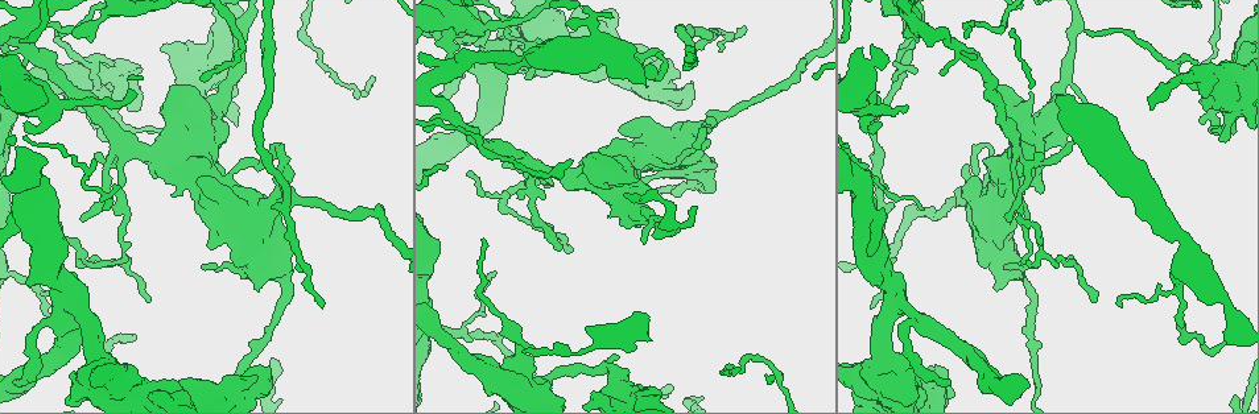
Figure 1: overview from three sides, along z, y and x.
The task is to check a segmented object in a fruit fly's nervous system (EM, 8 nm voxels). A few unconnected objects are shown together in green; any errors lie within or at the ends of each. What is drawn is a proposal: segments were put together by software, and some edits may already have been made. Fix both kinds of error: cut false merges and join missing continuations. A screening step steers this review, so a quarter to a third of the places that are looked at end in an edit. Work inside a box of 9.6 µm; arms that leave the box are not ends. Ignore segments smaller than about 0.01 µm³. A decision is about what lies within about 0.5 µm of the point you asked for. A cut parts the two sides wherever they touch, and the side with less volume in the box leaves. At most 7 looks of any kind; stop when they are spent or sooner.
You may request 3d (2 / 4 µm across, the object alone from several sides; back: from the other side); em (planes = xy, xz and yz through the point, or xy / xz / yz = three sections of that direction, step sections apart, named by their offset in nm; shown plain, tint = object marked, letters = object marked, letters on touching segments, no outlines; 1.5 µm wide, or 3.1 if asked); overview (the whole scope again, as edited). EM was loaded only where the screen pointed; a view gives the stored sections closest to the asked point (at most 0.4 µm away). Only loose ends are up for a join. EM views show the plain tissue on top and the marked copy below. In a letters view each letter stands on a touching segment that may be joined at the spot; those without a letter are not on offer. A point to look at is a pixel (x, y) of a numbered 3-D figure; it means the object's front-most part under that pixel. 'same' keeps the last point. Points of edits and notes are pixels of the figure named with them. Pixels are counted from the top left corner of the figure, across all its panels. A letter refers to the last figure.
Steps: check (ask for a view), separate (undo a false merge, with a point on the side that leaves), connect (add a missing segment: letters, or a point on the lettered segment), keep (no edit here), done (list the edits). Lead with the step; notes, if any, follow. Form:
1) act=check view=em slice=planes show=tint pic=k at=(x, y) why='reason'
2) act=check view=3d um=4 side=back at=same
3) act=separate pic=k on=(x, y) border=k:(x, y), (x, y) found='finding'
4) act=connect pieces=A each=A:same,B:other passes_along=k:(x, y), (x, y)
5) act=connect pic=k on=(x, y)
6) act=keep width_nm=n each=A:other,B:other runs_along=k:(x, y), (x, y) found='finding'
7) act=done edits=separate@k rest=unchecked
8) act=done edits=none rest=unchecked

act=check view=3d um=4 side=back pic=1 at=(36, 286) why='side arm on a straight run'

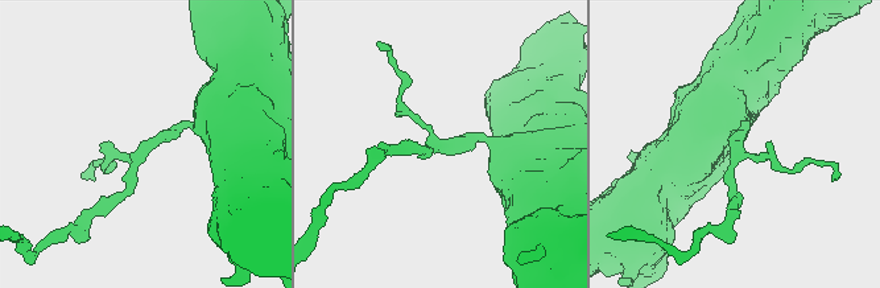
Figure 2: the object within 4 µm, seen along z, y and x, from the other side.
act=check view=em slice=xz step=4 show=letters pic=2 at=(145, 150)

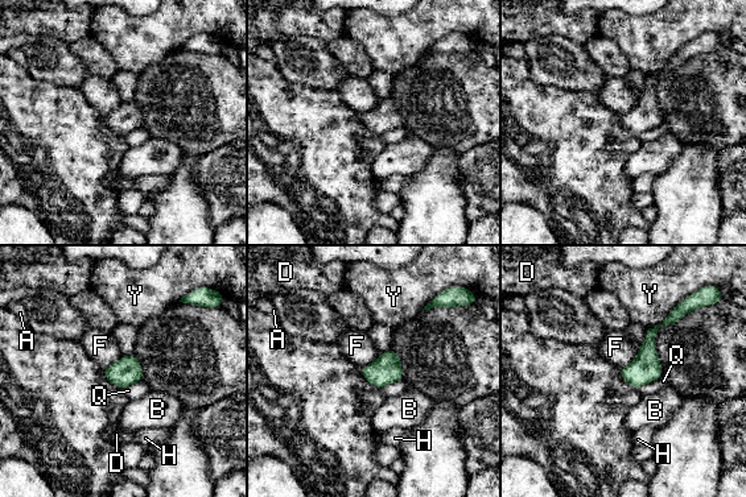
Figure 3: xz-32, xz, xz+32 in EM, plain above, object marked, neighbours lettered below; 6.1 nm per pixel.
act=keep width_nm=170 each=A:other,B:other,D:other,F:other,H:other,Q:other,Y:other border=3:(641, 346), (637, 356), (619, 368) found='continuous, no second neuron'

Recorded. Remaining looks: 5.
act=check view=3d um=4 side=back pic=1 at=(997, 246) why='free end'

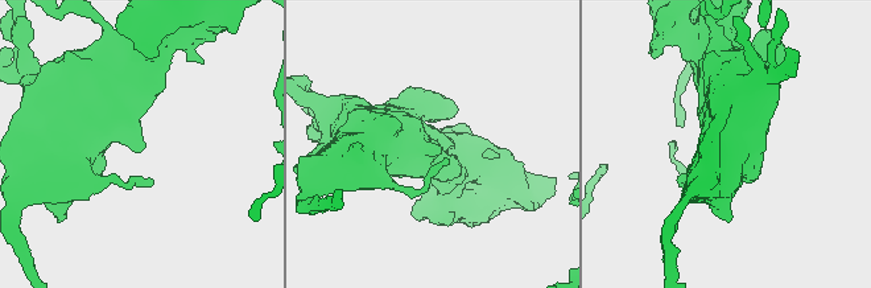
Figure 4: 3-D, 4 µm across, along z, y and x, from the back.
act=check view=em slice=xy step=8 show=letters pic=4 at=(437, 147)

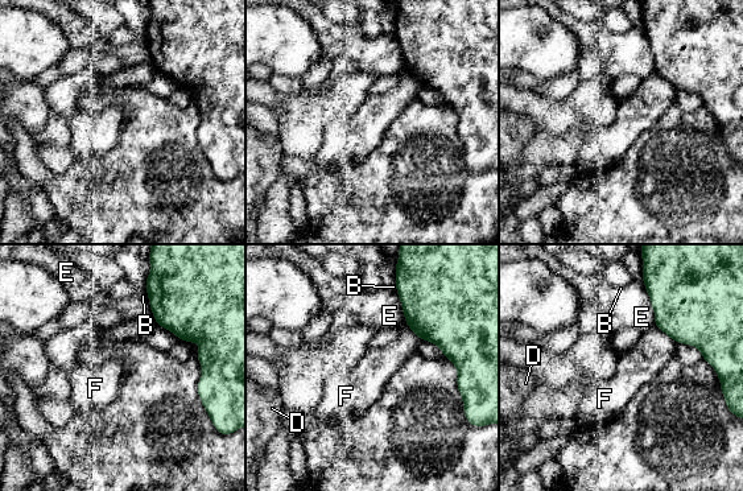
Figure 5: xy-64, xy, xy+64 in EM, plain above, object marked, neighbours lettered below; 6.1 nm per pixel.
act=check view=em slice=planes show=letters at=same

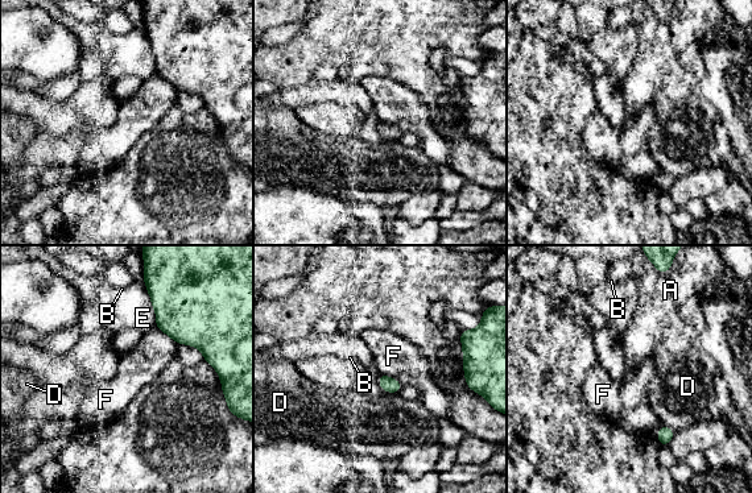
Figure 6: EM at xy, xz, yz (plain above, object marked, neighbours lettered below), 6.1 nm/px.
act=keep each=A:other,B:other,D:other,E:other,F:other border=6:(379, 372), (395, 377), (404, 385) found='none of them fits'

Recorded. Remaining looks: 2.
act=done edits=none rest=unchecked

